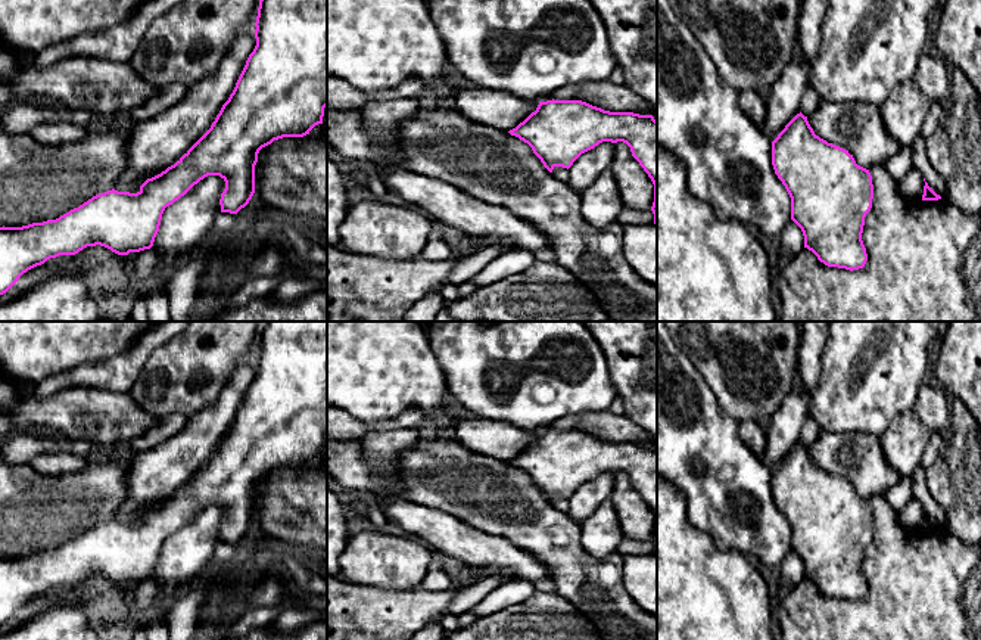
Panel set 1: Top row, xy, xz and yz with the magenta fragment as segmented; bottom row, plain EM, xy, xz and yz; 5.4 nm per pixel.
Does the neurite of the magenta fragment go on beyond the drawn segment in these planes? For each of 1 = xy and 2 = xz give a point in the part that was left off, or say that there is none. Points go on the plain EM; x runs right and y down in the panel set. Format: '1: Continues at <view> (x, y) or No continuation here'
1: No continuation here
2: No continuation here

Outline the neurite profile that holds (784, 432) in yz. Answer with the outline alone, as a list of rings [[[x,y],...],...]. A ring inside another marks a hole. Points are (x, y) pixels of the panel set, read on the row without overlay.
[[[804,388],[791,391],[772,416],[766,431],[763,463],[773,472],[785,456],[801,441],[801,429],[809,416],[810,395]]]

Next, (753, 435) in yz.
[[[756,420],[738,423],[738,434],[744,444],[762,459],[766,451],[766,431]]]

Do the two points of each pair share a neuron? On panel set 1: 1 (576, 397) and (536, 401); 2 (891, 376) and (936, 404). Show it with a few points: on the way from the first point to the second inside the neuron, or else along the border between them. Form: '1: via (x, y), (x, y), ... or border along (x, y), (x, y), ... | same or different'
1: via (566, 397), (547, 397) | same
2: border along (924, 382), (911, 409) | different

